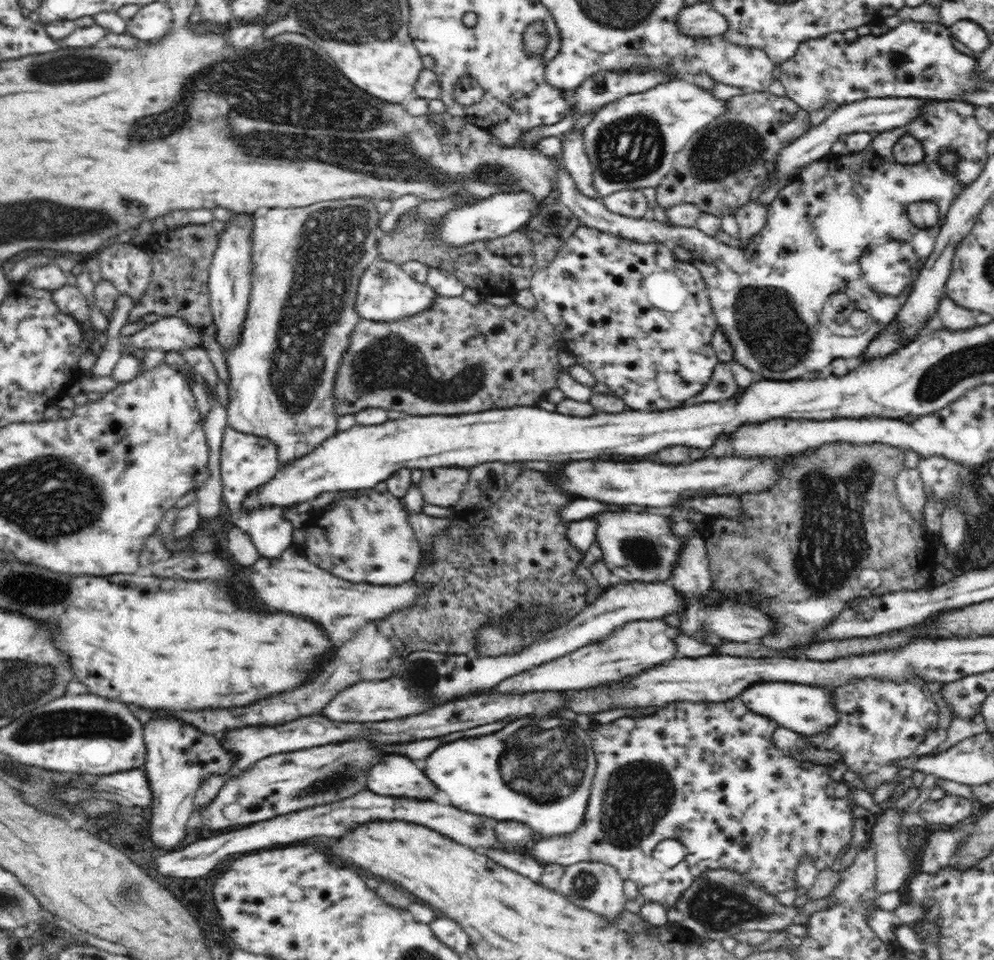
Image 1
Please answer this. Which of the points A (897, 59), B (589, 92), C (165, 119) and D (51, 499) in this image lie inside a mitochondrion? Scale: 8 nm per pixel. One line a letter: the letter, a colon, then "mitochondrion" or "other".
A: mitochondrion
B: other
C: mitochondrion
D: mitochondrion

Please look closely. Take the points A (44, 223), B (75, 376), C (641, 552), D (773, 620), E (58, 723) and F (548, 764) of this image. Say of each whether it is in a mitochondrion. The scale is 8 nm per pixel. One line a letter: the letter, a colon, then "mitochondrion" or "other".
A: mitochondrion
B: other
C: mitochondrion
D: other
E: mitochondrion
F: mitochondrion

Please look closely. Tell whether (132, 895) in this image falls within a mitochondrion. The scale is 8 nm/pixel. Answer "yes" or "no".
yes

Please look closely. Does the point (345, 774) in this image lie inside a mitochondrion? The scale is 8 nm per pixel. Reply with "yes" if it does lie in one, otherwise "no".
yes

